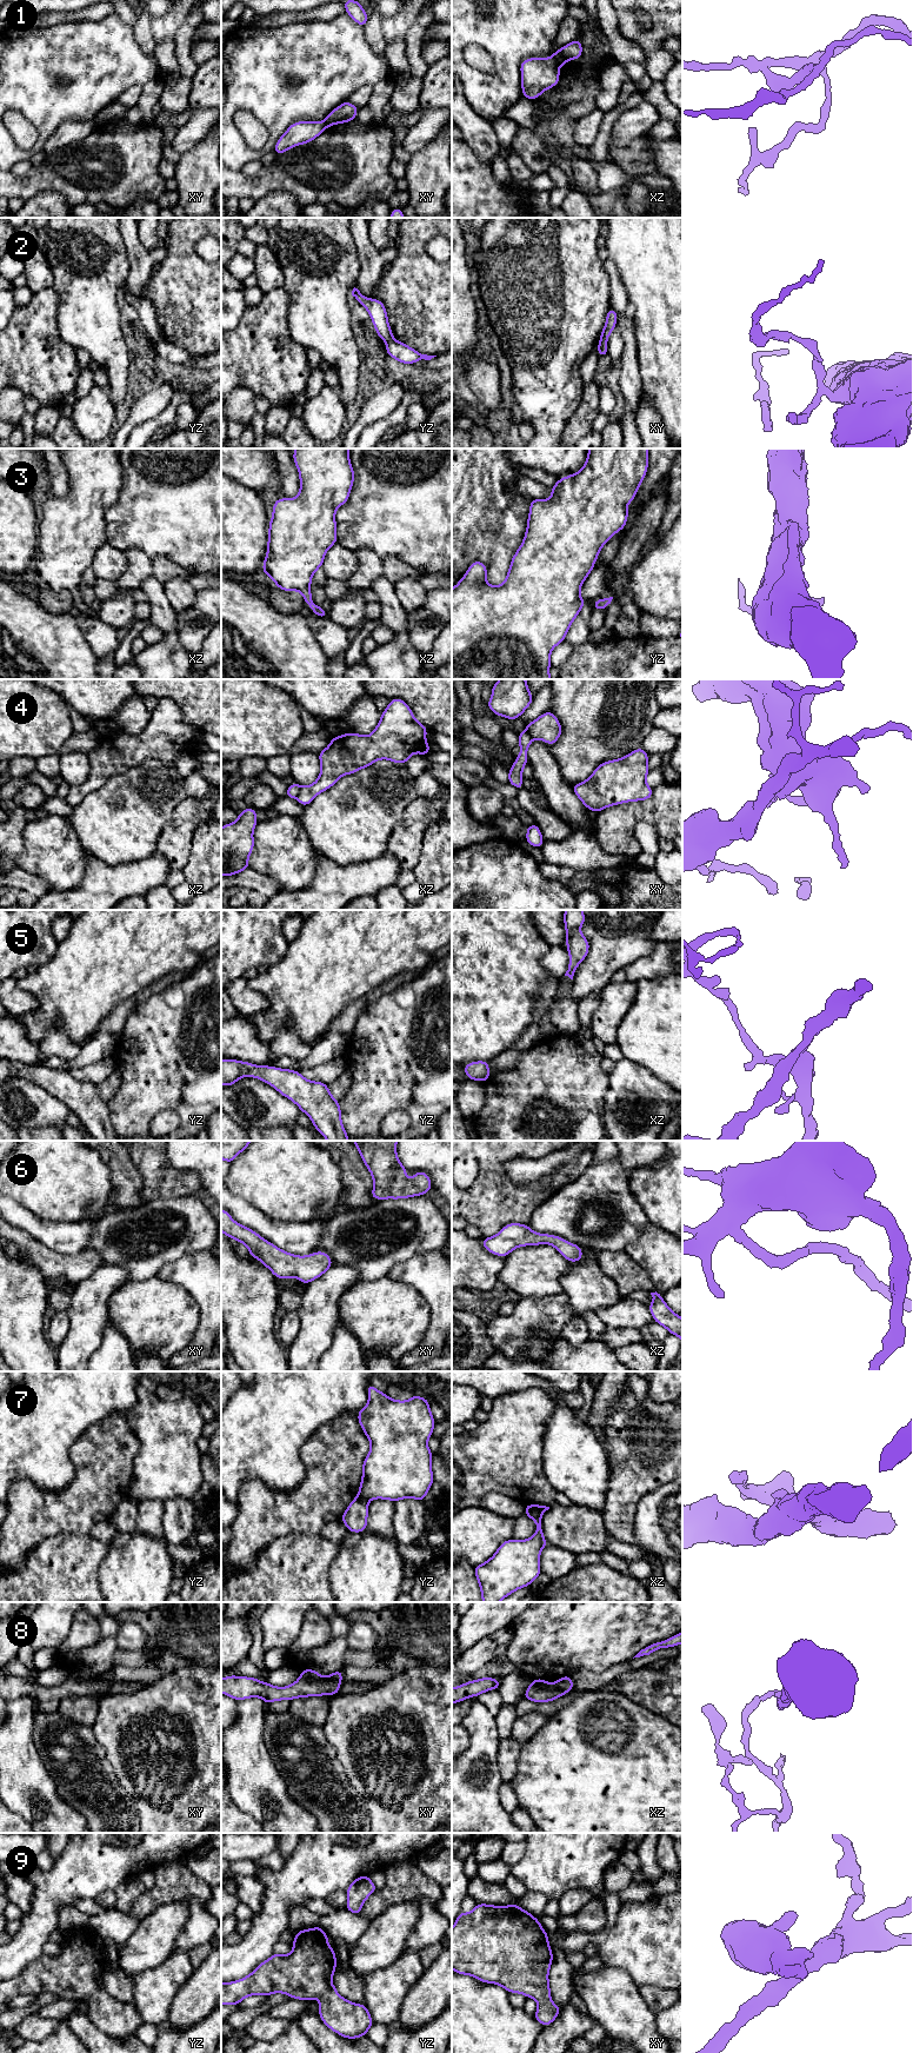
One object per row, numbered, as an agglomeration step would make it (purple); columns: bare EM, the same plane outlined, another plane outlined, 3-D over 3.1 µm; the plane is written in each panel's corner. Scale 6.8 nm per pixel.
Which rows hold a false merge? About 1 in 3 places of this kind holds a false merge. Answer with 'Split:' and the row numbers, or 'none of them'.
Split: 1, 2, 4, 7, 8

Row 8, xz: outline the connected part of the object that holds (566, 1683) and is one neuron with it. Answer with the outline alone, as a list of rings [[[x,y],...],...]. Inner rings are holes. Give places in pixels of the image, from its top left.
[[[566,1675],[564,1677],[559,1677],[554,1685],[564,1690],[567,1690],[567,1692],[571,1692],[573,1690],[573,1687],[574,1687],[574,1682],[573,1680],[571,1679],[569,1675]]]

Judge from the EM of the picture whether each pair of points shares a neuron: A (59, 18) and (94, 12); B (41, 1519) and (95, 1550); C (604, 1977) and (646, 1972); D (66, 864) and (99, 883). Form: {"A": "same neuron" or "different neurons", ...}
{"A": "same neuron", "B": "different neurons", "C": "different neurons", "D": "different neurons"}

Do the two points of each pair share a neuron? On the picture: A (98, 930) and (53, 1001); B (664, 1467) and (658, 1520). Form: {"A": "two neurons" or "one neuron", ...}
{"A": "one neuron", "B": "two neurons"}

